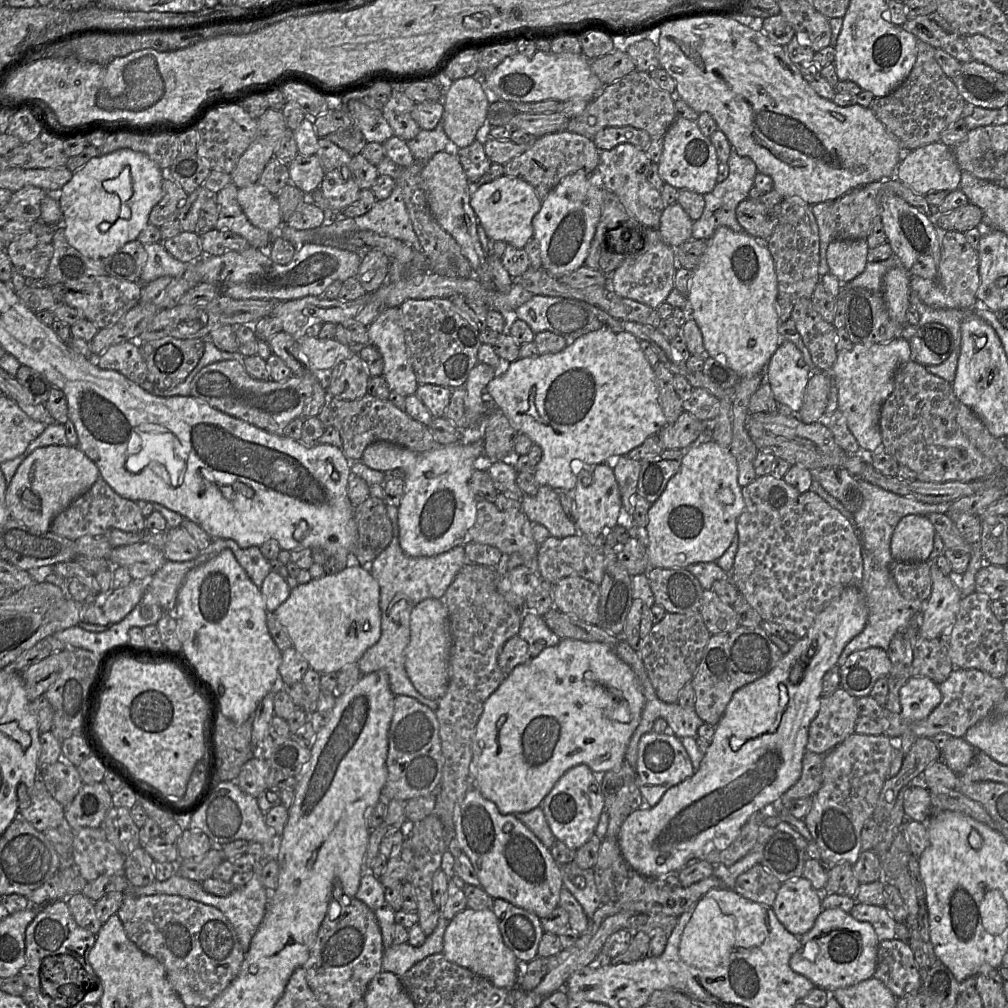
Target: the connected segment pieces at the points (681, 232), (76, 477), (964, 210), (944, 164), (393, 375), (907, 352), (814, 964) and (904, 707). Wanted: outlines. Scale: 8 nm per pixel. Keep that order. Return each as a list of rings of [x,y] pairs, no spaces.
[[[678,203],[667,205],[657,228],[663,241],[677,249],[686,241],[692,239],[693,220]]]
[[[50,445],[37,448],[19,465],[6,491],[10,518],[29,528],[48,532],[53,519],[100,477],[96,464],[77,446]]]
[[[969,203],[948,212],[933,209],[933,214],[929,217],[936,228],[965,232],[972,227],[978,227],[983,218],[983,211],[980,207]]]
[[[940,141],[909,151],[896,169],[898,180],[923,195],[938,190],[956,190],[960,186],[961,176],[962,170],[956,161],[953,148]]]
[[[386,307],[367,326],[369,345],[375,346],[383,358],[381,376],[390,391],[408,396],[415,394],[419,383],[410,362],[405,336],[399,318],[399,308]]]
[[[902,337],[889,342],[854,344],[851,350],[838,352],[831,369],[838,389],[838,409],[845,415],[849,430],[865,452],[873,453],[882,448],[882,405],[893,391],[897,369],[912,359],[910,341]]]
[[[823,909],[813,927],[801,936],[800,947],[791,957],[789,965],[795,973],[809,979],[816,988],[832,992],[872,978],[876,969],[878,946],[878,938],[870,923],[857,921],[840,909]]]
[[[911,677],[899,691],[901,716],[908,721],[926,718],[940,704],[939,684],[927,677]]]

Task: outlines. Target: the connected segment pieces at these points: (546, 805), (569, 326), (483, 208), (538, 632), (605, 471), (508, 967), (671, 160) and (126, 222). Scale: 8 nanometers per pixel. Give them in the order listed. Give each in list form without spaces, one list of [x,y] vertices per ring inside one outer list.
[[[580,764],[560,777],[539,807],[555,839],[576,851],[594,835],[604,806],[599,775],[594,774],[587,765]]]
[[[533,295],[529,301],[514,311],[513,319],[526,322],[535,334],[542,331],[550,331],[562,335],[567,344],[570,345],[577,338],[605,327],[595,315],[594,307],[596,306],[576,299]]]
[[[503,175],[472,192],[470,205],[479,224],[492,241],[503,241],[516,248],[525,248],[533,237],[532,220],[541,208],[542,200],[534,188],[521,178]]]
[[[525,608],[519,610],[522,621],[517,636],[528,643],[529,654],[532,658],[539,655],[545,648],[555,646],[560,642],[561,638],[547,626],[543,617]]]
[[[602,463],[593,467],[592,482],[584,485],[578,482],[572,489],[574,520],[578,532],[581,534],[604,534],[604,532],[617,525],[621,510],[621,495],[612,467]]]
[[[466,908],[449,921],[443,938],[445,958],[458,966],[489,980],[499,988],[513,989],[518,985],[519,961],[504,944],[498,921],[492,909]]]
[[[677,117],[662,140],[663,152],[658,163],[658,173],[664,182],[679,190],[689,190],[702,195],[710,193],[719,183],[719,160],[710,138],[701,133],[696,121]]]
[[[119,149],[90,159],[59,190],[59,204],[63,213],[61,226],[69,244],[84,256],[103,260],[126,243],[137,239],[149,223],[152,208],[163,196],[163,178],[162,170],[150,158],[131,149]]]

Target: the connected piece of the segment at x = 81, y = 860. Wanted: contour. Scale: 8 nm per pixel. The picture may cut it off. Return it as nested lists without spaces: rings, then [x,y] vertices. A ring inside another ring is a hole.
[[[85,827],[73,832],[75,833],[72,852],[73,864],[86,882],[92,882],[102,875],[125,875],[125,860],[127,856],[122,855],[107,840],[101,827]]]

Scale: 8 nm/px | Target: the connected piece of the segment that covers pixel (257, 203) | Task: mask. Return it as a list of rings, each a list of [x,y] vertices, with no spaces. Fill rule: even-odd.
[[[259,184],[240,188],[237,191],[238,203],[256,227],[269,233],[276,233],[283,225],[283,217],[276,195]]]

